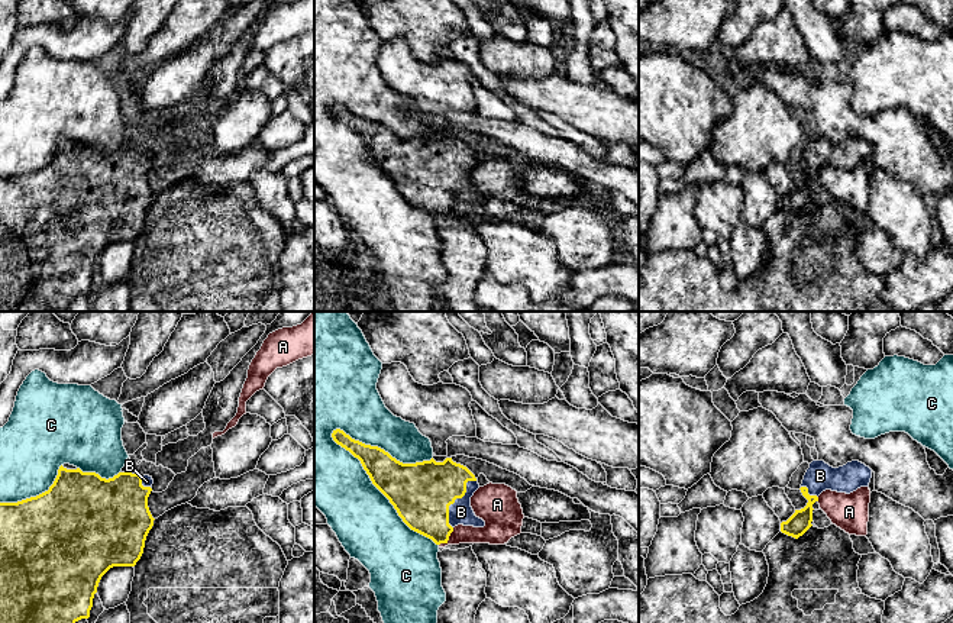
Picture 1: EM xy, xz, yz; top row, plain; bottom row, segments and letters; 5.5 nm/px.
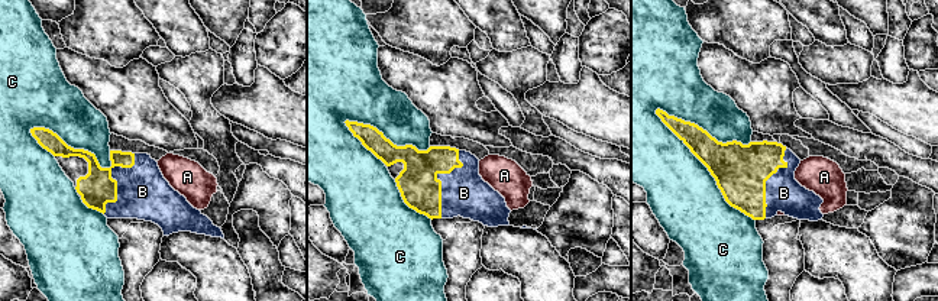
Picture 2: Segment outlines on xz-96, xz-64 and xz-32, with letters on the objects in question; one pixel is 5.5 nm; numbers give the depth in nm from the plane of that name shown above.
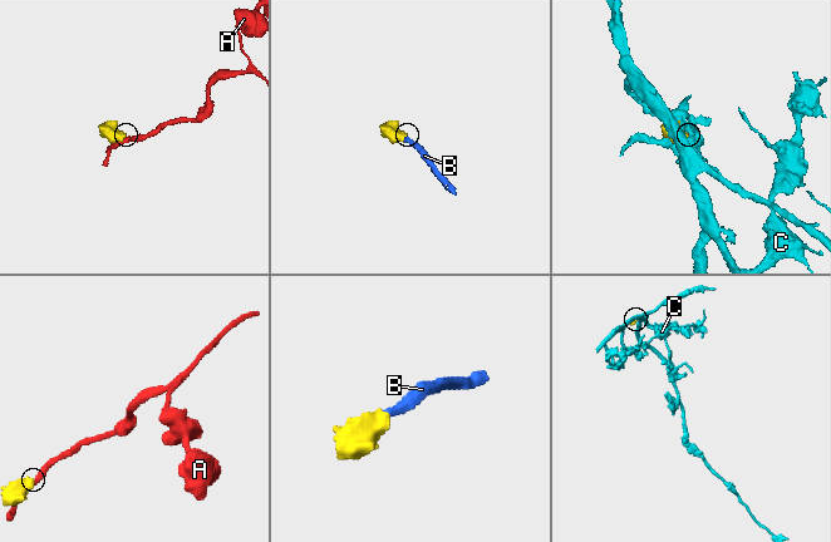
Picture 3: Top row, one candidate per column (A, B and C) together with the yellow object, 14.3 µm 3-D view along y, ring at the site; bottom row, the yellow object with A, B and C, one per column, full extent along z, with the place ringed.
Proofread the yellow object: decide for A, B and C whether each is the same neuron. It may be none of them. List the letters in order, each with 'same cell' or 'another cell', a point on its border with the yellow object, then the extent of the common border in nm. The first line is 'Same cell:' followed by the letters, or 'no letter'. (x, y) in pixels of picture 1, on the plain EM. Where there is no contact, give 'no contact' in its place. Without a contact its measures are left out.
Same cell: B
A: another cell; meets yellow in xz at (448, 213); contact 130 nm long
B: same cell; meets yellow in xz at (455, 174); contact 300 nm long
C: another cell; meets yellow in xz at (378, 164); contact 850 nm long

